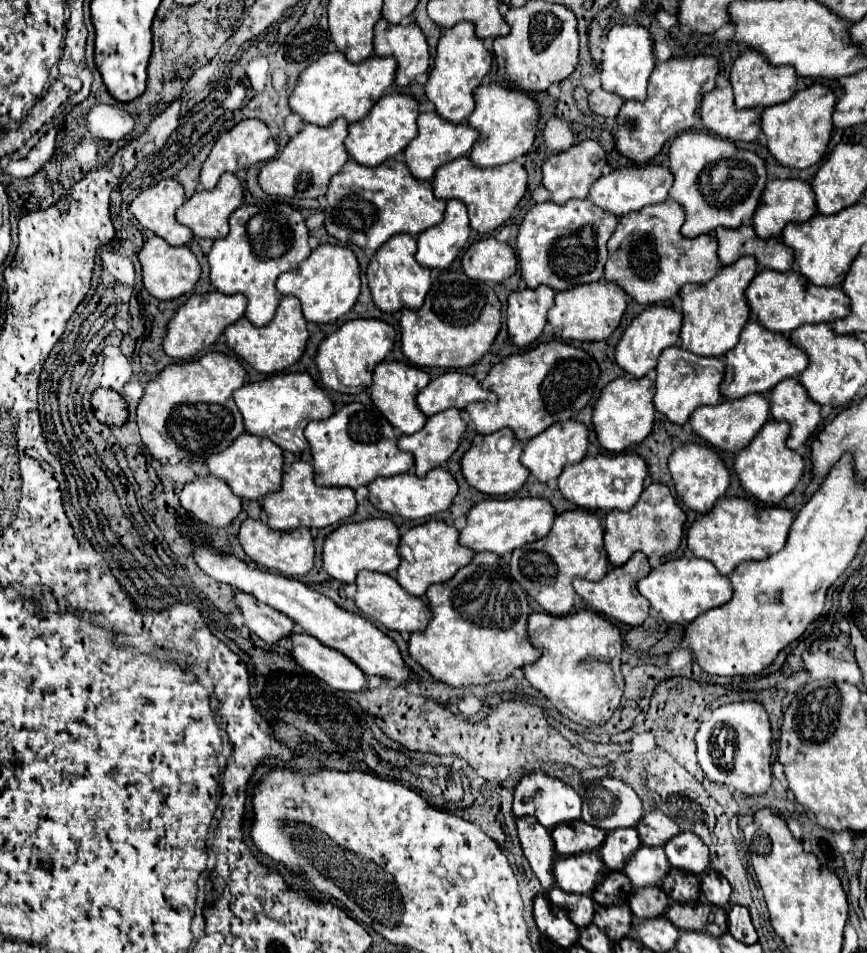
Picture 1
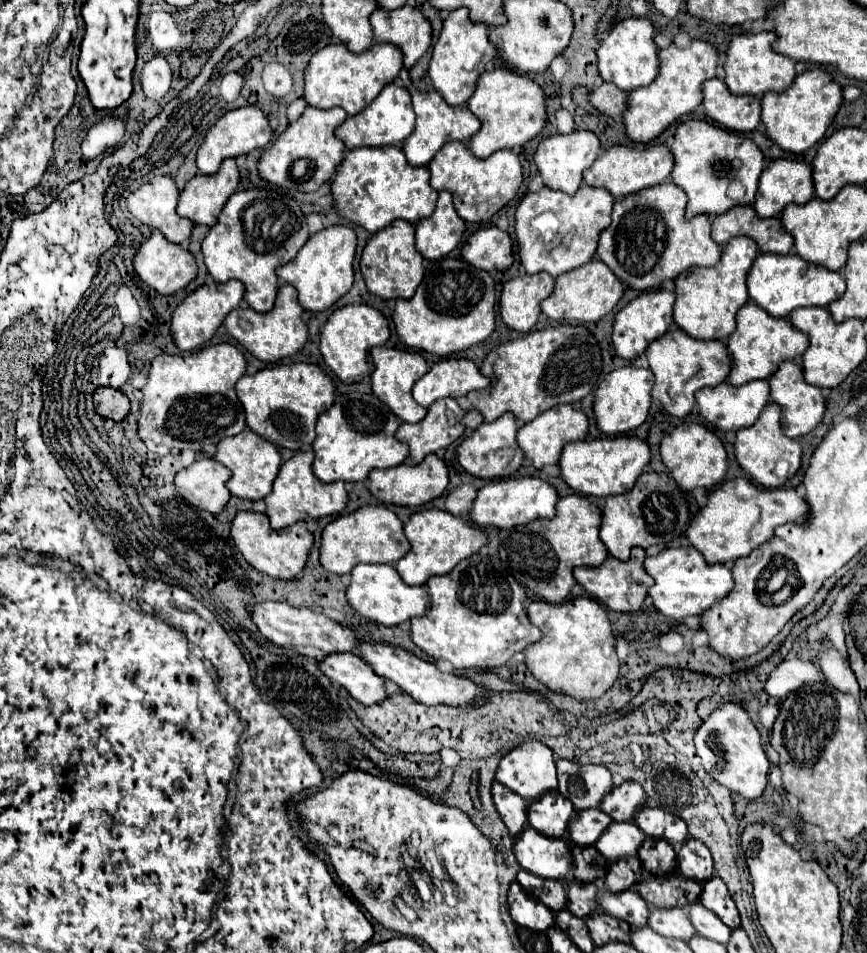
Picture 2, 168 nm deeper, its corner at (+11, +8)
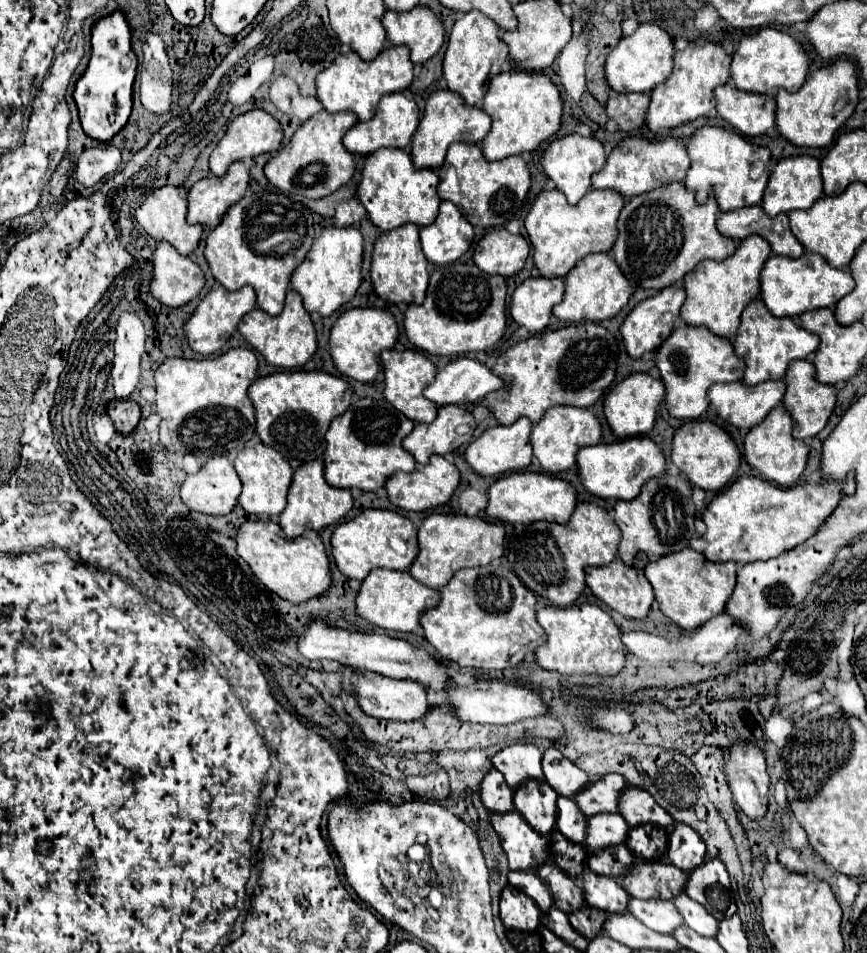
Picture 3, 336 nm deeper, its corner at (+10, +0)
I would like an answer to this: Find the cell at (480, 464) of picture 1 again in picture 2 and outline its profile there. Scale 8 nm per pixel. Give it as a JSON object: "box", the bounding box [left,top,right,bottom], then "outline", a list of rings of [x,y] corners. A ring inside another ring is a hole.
{"box":[457,414,523,478],"outline":[[[503,414],[495,422],[483,422],[469,438],[465,438],[457,448],[459,464],[473,476],[479,478],[507,478],[513,476],[521,462],[523,462],[523,450],[517,444],[517,418],[513,414]]]}

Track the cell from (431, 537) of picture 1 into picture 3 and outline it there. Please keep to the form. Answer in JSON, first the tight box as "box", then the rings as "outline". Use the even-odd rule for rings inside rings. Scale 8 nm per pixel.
{"box":[408,514,504,590],"outline":[[[430,514],[418,530],[418,548],[418,556],[408,572],[420,584],[438,590],[446,586],[458,570],[484,566],[500,558],[504,554],[504,526],[464,514]]]}

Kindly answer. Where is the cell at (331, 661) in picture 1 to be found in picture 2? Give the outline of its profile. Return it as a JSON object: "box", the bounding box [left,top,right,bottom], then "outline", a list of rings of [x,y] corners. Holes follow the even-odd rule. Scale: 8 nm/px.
{"box":[321,652,389,704],"outline":[[[345,652],[345,654],[329,654],[321,662],[321,672],[331,678],[331,682],[337,682],[345,686],[345,690],[361,704],[377,704],[389,698],[385,682],[387,678],[381,678],[361,656]]]}

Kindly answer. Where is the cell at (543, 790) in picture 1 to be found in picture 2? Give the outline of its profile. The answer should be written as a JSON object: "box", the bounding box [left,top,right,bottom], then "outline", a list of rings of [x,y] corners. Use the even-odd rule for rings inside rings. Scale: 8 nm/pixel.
{"box":[495,740,557,800],"outline":[[[529,740],[523,742],[519,746],[515,746],[513,750],[509,750],[497,770],[495,770],[495,778],[499,782],[503,782],[509,790],[517,792],[521,798],[527,800],[537,800],[539,796],[543,796],[547,790],[555,790],[557,788],[557,774],[555,774],[555,760],[553,760],[553,752],[537,740]]]}

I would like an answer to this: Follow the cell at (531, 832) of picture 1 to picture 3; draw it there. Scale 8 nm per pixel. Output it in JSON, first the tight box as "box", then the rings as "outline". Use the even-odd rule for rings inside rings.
{"box":[480,768,514,814],"outline":[[[494,768],[482,780],[480,796],[490,812],[506,814],[514,810],[514,790],[510,790],[510,786],[502,782],[502,774],[498,774],[498,770]]]}

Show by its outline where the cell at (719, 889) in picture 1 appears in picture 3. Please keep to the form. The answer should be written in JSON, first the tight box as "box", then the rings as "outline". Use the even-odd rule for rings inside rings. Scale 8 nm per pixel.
{"box":[666,824,706,872],"outline":[[[676,824],[670,832],[670,846],[666,856],[682,872],[692,872],[706,862],[706,844],[698,836],[698,832],[688,830],[688,826]]]}

